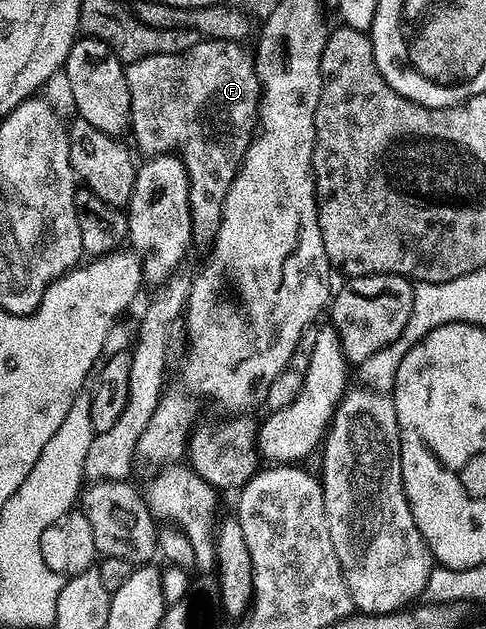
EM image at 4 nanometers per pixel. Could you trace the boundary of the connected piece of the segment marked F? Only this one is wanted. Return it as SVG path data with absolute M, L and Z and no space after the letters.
M207 38L187 48L187 52L143 56L143 60L135 60L125 66L127 88L131 92L131 135L145 156L175 152L187 168L189 211L198 243L212 243L217 235L221 224L221 206L259 126L261 82L257 79L254 55L250 51L248 54L245 48L239 42Z

